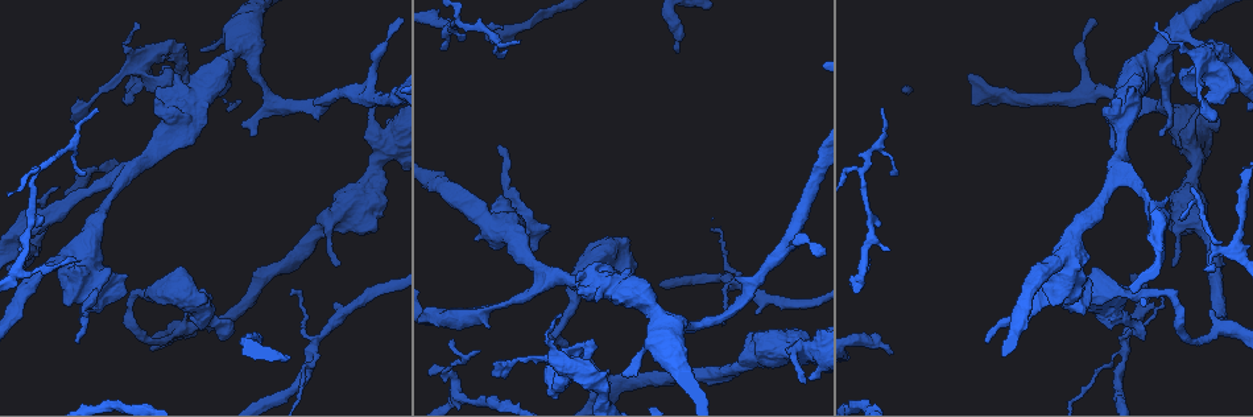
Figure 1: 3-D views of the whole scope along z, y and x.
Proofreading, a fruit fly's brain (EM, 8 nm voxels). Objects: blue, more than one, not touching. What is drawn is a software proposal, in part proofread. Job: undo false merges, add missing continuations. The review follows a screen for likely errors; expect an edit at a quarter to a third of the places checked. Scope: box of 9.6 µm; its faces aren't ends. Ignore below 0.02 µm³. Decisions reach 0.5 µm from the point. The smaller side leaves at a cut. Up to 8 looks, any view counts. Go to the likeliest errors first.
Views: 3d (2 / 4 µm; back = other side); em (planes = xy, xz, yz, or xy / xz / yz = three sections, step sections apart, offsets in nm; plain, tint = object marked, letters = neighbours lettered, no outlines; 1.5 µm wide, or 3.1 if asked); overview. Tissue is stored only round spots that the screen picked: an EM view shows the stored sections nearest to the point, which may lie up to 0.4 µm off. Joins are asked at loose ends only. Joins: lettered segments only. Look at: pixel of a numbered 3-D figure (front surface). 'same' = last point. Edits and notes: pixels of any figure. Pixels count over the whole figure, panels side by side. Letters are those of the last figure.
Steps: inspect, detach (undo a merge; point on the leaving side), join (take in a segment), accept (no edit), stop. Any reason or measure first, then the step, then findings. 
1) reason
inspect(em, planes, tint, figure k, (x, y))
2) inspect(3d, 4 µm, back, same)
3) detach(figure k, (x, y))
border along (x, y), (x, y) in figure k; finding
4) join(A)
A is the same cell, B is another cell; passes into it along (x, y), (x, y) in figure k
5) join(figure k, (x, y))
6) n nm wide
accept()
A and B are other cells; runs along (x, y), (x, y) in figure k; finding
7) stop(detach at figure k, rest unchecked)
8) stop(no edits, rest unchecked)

tapers out
inspect(em, xz, step 4, tint, figure 1, (84, 174))

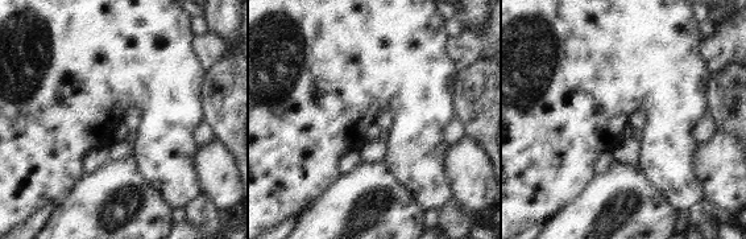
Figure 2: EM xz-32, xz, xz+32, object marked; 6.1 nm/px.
cut it another way
inspect(em, planes, letters, same)

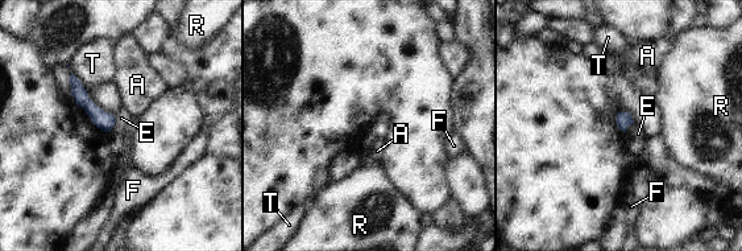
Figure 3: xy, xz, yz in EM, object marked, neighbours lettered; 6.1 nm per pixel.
100 nm wide; T touches over 160 nm
accept()
A, E, F, R and T are other cells; no lettered segment goes on from it

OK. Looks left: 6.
inspect(em, yz, step 8, letters, figure 1, (550, 385))

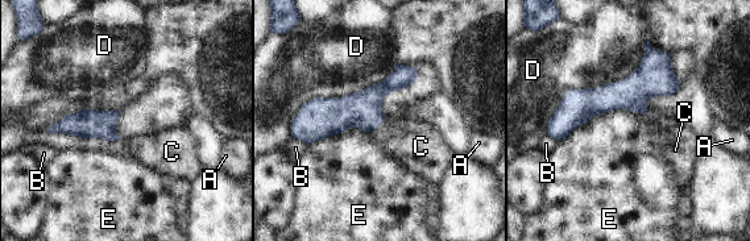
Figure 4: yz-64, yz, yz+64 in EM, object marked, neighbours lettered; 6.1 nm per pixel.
D touches over 750 nm
join(C)
C is the same cell, A, B, D and E are other cells; it goes on there

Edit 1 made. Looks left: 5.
redraw
inspect(overview)

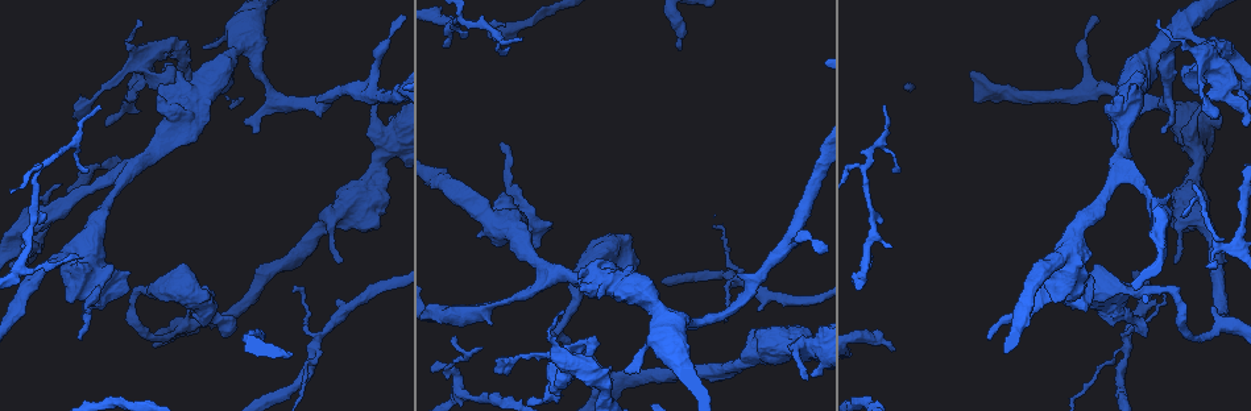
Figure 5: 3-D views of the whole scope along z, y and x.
inspect(em, planes, letters, figure 5, (538, 247))

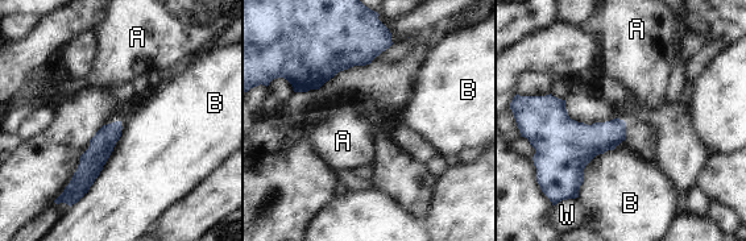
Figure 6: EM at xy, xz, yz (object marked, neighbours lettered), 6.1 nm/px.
accept()
A, B and W are other cells; border along (121, 121), (103, 169), (70, 207) in figure 6; none of them fits

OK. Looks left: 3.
stop(join at figure 4, rest unchecked)

